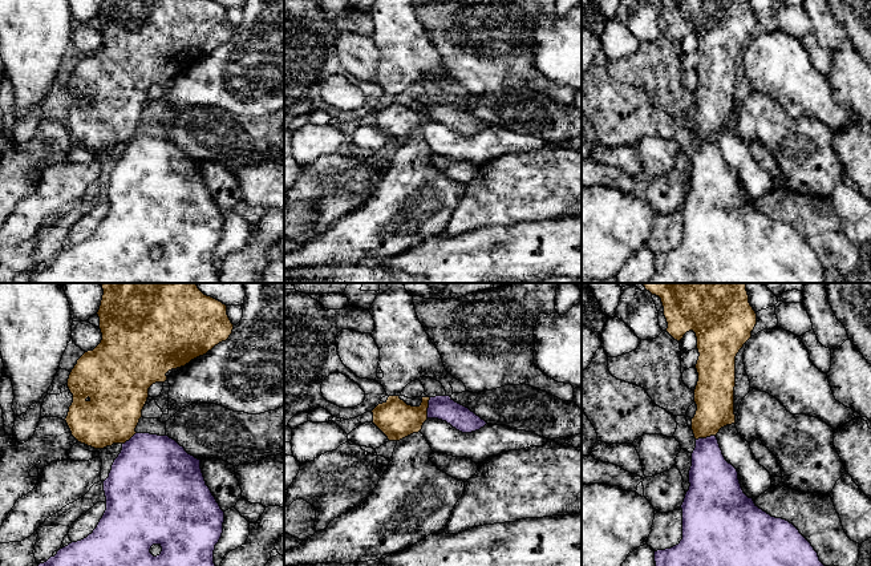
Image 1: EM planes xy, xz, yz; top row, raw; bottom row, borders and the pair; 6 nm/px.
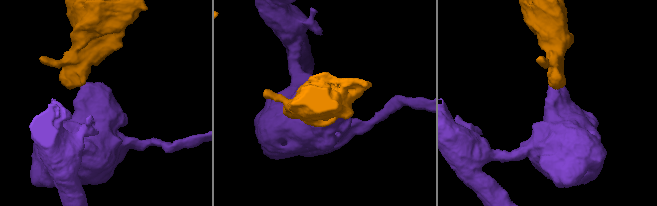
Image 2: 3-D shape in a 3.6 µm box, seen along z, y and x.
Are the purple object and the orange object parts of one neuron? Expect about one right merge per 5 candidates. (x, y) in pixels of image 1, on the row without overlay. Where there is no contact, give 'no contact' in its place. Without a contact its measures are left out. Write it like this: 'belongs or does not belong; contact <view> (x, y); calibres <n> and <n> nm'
does not belong; contact xz (428, 110); calibres 150 and 220 nm

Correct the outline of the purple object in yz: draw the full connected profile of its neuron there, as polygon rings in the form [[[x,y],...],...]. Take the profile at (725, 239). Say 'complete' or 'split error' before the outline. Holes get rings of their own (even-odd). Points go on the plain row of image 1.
complete | [[[716,138],[696,142],[689,186],[681,207],[682,242],[671,251],[655,254],[656,270],[647,283],[826,283],[826,268],[799,233],[767,217],[744,195],[738,174],[725,162]]]

